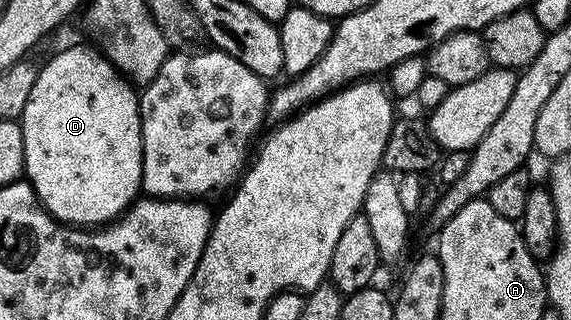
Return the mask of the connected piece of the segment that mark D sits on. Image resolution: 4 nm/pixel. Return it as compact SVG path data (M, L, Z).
M73 45L62 53L57 53L46 65L42 64L37 71L35 87L31 87L31 95L27 95L27 103L23 107L23 115L19 124L23 131L23 155L25 156L24 176L27 178L43 208L62 225L74 227L100 227L116 221L141 193L141 172L143 171L143 151L141 150L141 102L136 88L118 73L105 54L96 48L88 49L85 45Z

